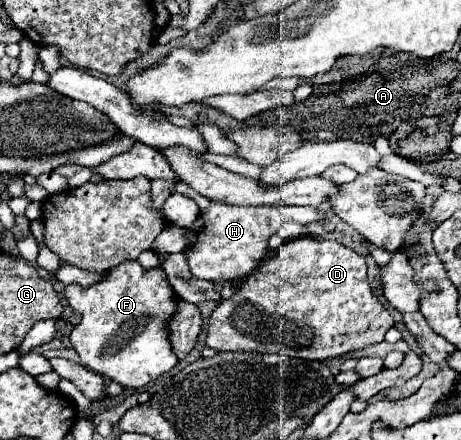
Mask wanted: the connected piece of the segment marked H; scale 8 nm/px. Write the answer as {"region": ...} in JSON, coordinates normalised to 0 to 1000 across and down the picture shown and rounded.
{"region":[[[458,457],[449,484],[432,489],[414,520],[406,520],[401,580],[423,630],[449,639],[505,639],[518,630],[536,630],[566,602],[579,580],[584,539],[601,530],[618,502],[670,511],[705,498],[714,498],[709,484],[675,470],[510,470]]]}

